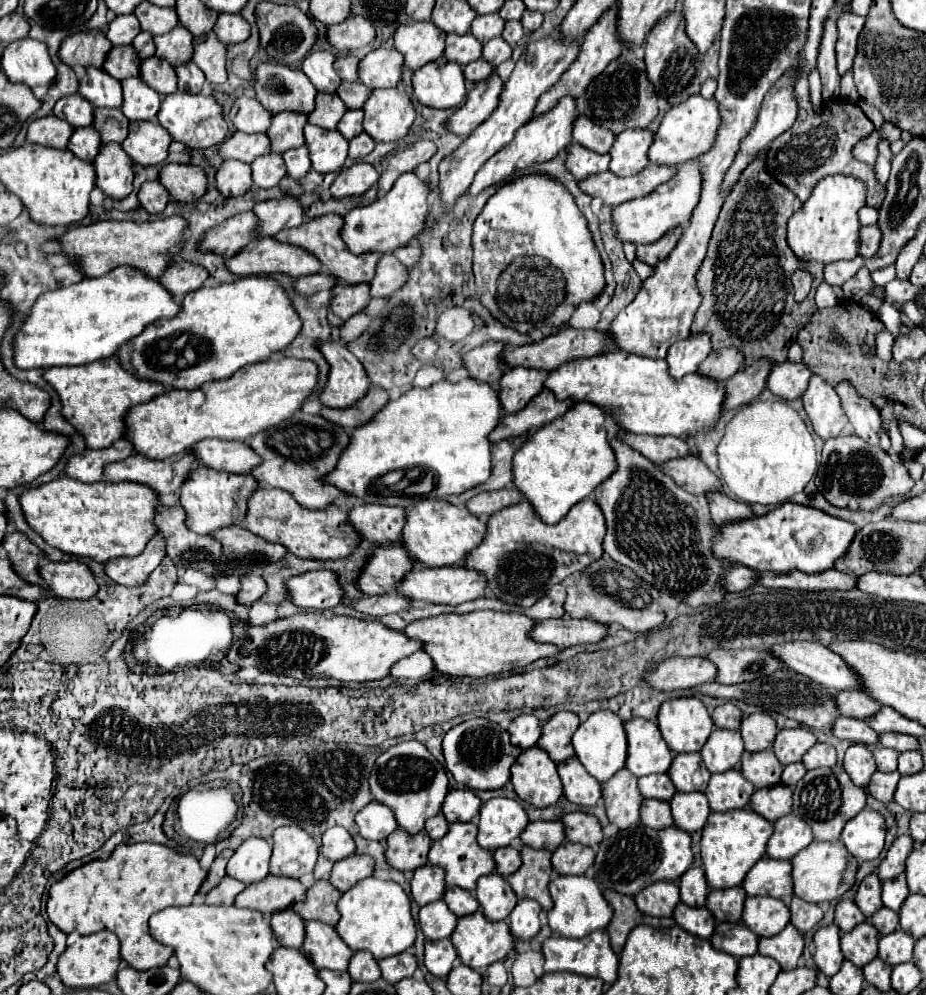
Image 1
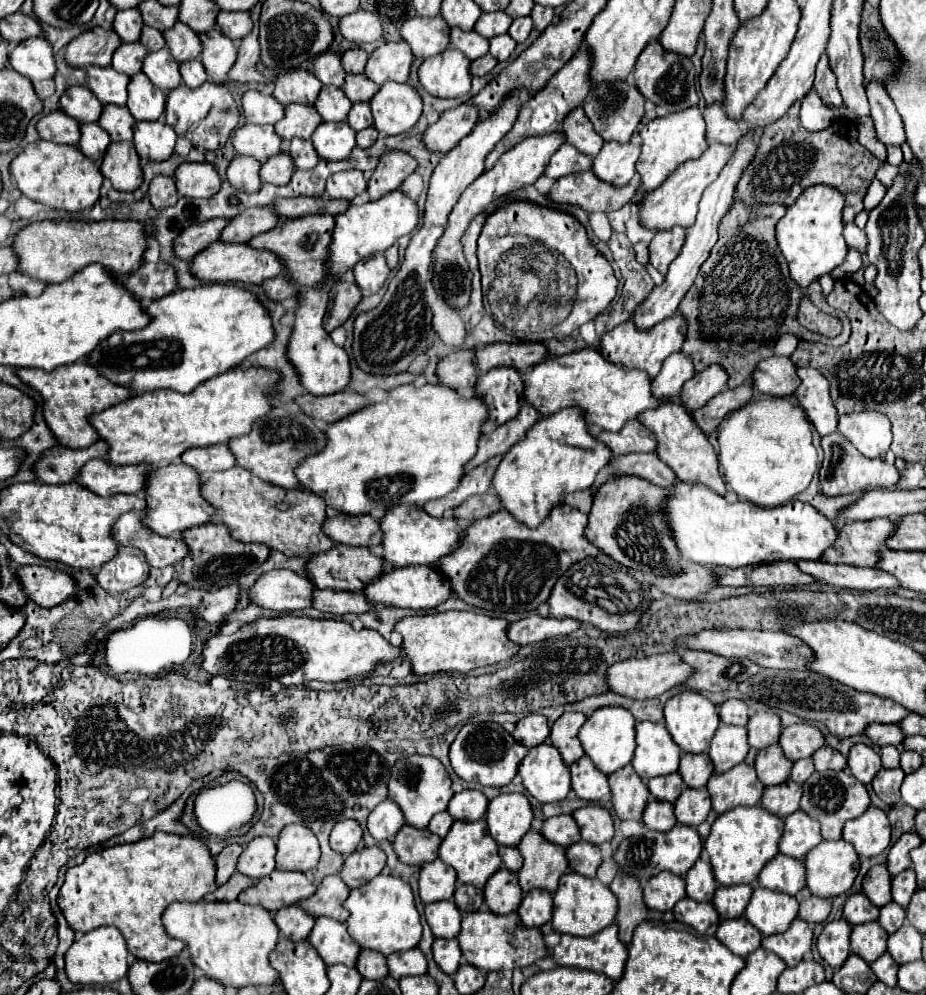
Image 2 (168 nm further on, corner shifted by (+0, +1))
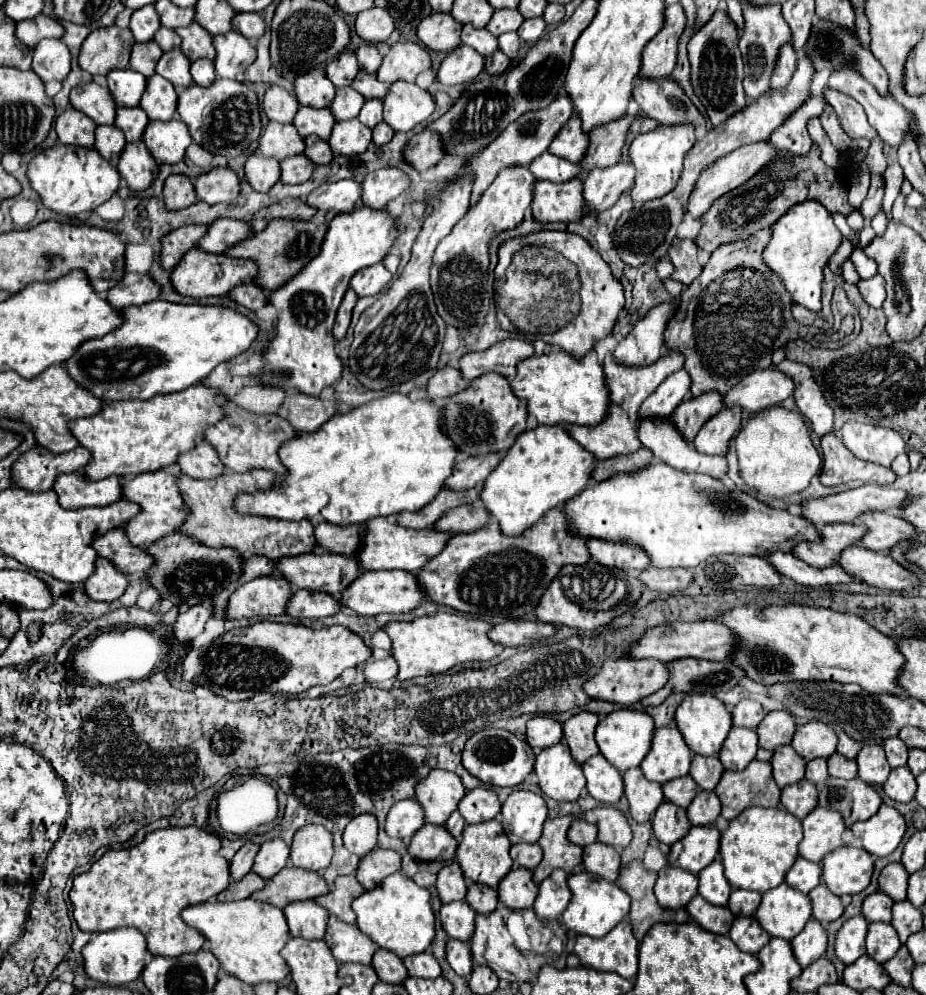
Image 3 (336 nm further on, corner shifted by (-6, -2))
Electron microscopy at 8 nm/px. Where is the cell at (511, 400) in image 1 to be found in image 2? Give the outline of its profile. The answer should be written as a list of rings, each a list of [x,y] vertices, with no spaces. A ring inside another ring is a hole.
[[[491,369],[477,379],[473,395],[487,403],[487,421],[503,425],[517,417],[523,405],[521,373],[517,369]]]

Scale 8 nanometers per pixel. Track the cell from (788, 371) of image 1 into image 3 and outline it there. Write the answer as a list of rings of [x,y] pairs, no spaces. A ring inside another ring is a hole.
[[[773,366],[751,372],[725,394],[725,406],[741,406],[747,412],[761,412],[781,404],[793,394],[793,380]]]

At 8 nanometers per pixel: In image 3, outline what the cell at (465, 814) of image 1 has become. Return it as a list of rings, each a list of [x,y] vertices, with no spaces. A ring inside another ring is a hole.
[[[473,788],[461,798],[457,810],[467,824],[479,824],[497,818],[501,812],[501,802],[497,800],[497,794],[489,788]]]

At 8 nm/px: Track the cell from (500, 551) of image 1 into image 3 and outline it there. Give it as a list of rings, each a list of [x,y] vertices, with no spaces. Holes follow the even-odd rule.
[[[553,508],[549,510],[541,522],[533,524],[533,528],[525,530],[521,536],[505,536],[497,524],[497,520],[491,520],[487,526],[475,530],[475,532],[461,532],[455,534],[445,550],[429,560],[419,572],[419,582],[425,586],[429,600],[435,604],[445,604],[451,606],[459,612],[465,612],[473,618],[489,618],[489,616],[499,616],[505,622],[507,620],[535,620],[535,608],[553,578],[559,574],[559,570],[567,564],[585,564],[589,562],[589,550],[587,550],[587,540],[585,536],[573,532],[569,518]]]

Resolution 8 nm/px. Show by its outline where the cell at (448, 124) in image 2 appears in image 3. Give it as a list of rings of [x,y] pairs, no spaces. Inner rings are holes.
[[[429,128],[415,134],[405,146],[405,160],[413,164],[417,170],[427,170],[435,166],[443,156],[445,156],[445,150],[443,150],[441,138]]]

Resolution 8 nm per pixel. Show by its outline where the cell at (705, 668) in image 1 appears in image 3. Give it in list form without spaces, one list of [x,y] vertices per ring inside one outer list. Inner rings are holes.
[[[619,658],[619,660],[605,660],[599,674],[591,680],[585,680],[583,688],[591,698],[631,706],[631,704],[641,702],[643,698],[651,696],[653,692],[663,688],[667,682],[669,682],[667,664],[661,664],[657,660],[625,660],[625,658]]]

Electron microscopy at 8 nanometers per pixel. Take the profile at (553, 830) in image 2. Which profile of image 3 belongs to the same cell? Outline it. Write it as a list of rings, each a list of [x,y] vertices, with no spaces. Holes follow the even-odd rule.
[[[575,820],[567,830],[567,838],[569,838],[569,842],[583,848],[587,844],[597,842],[597,828],[585,820]]]

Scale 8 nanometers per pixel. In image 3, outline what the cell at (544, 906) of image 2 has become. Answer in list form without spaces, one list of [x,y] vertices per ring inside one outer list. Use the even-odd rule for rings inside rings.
[[[555,870],[539,884],[539,894],[533,910],[539,920],[559,920],[569,900],[571,892],[567,888],[567,874],[563,870]]]

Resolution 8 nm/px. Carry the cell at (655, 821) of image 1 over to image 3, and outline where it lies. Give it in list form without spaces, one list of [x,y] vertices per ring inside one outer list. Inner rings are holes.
[[[663,802],[653,816],[653,834],[663,844],[671,846],[675,840],[681,840],[689,828],[691,824],[685,816],[685,808],[679,808],[671,802]]]

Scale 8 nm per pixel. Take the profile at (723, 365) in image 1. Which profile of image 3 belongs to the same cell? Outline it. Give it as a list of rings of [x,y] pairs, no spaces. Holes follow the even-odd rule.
[[[705,392],[705,396],[683,400],[681,406],[671,414],[671,420],[687,440],[693,440],[701,426],[723,406],[721,392]]]

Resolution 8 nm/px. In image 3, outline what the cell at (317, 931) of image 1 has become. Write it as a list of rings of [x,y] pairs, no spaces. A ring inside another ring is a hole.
[[[335,916],[329,918],[323,940],[329,944],[333,956],[341,964],[343,962],[371,964],[371,958],[377,950],[377,944],[373,940],[369,940],[365,934],[361,934],[361,930],[357,930],[353,924],[345,924],[345,922],[337,920]]]

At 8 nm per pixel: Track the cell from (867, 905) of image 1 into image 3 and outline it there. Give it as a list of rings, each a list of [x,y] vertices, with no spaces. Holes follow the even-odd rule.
[[[891,862],[879,874],[879,890],[887,894],[893,902],[901,902],[907,896],[907,878],[909,872],[899,862]]]

